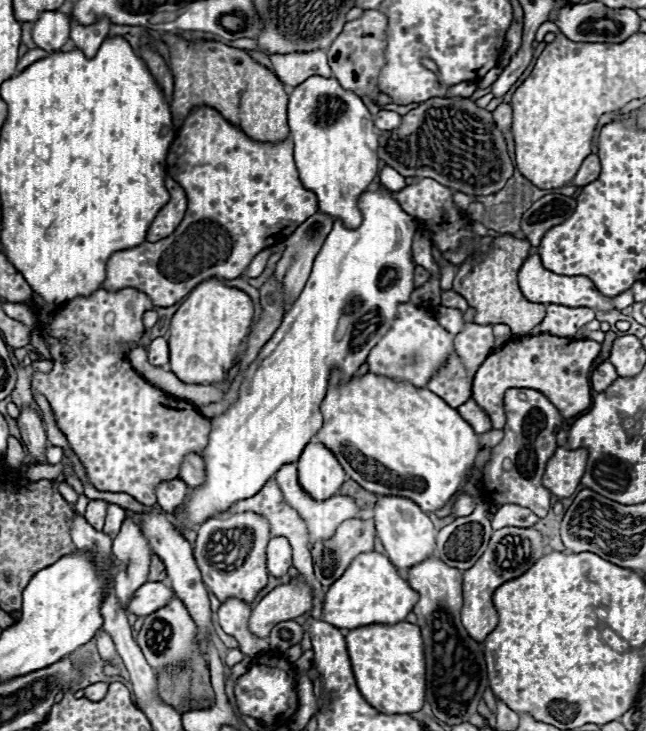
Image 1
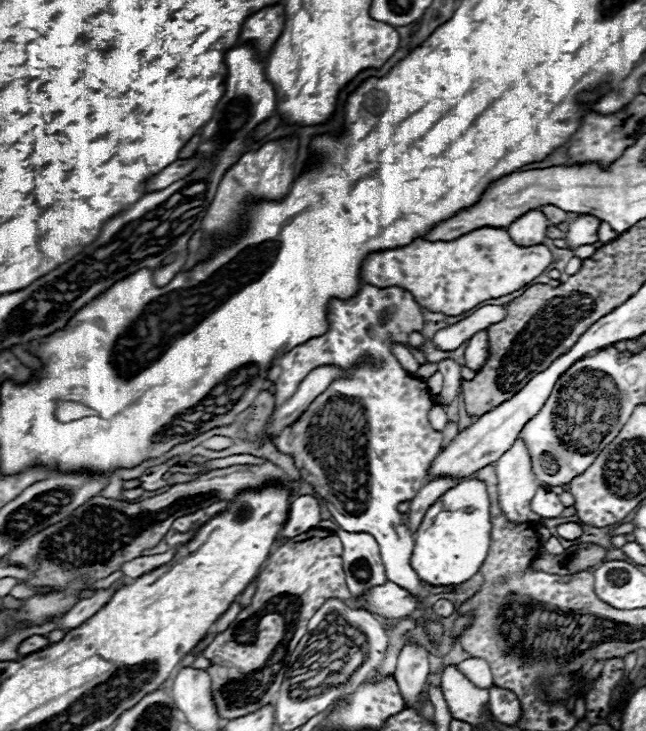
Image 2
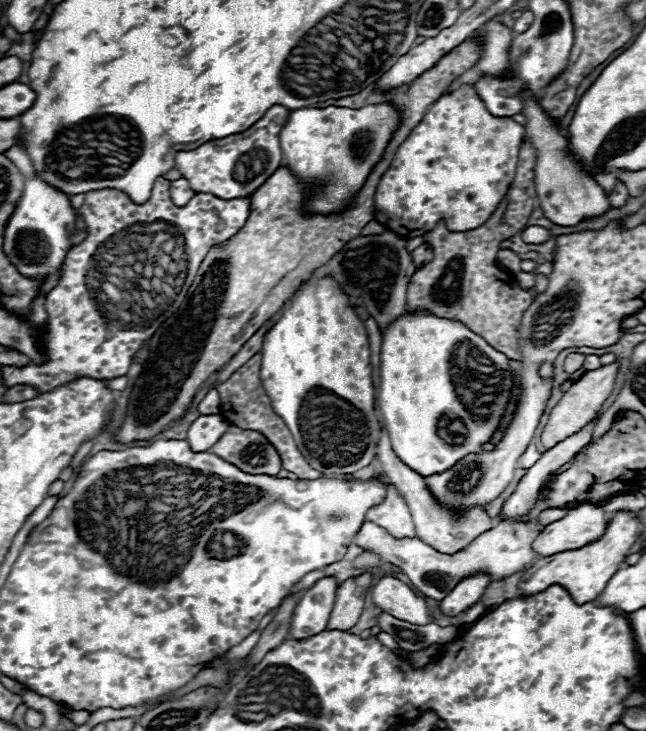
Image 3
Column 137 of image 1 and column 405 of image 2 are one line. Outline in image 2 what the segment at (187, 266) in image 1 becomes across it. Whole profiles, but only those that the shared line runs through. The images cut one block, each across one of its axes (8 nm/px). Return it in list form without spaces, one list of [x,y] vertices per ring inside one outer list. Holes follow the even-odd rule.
[[[478,228],[450,242],[418,238],[402,248],[374,252],[364,260],[362,280],[378,288],[400,286],[412,292],[422,308],[446,316],[458,316],[488,298],[500,298],[524,288],[540,276],[550,262],[552,252],[542,244],[522,248],[512,242],[504,228]]]

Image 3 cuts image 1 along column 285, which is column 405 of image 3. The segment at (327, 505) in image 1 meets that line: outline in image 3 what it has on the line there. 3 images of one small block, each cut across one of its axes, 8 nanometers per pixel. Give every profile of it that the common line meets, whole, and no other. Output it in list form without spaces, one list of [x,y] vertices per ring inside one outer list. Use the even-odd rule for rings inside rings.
[[[382,426],[380,440],[378,440],[378,460],[380,460],[382,470],[384,470],[386,476],[390,478],[390,482],[392,482],[392,484],[400,490],[400,494],[404,496],[404,500],[406,500],[406,504],[408,504],[408,508],[410,508],[412,520],[414,520],[414,524],[416,524],[416,536],[418,536],[422,542],[426,542],[426,544],[430,544],[432,548],[436,548],[438,552],[456,554],[456,552],[464,550],[472,540],[476,540],[476,536],[484,534],[486,530],[490,530],[490,528],[494,526],[492,518],[488,518],[488,514],[484,512],[484,508],[474,508],[474,510],[468,514],[468,518],[466,518],[464,522],[456,522],[448,512],[440,510],[440,508],[434,504],[434,500],[432,500],[432,496],[430,496],[430,492],[428,492],[426,484],[424,484],[424,478],[422,478],[420,474],[416,474],[414,470],[410,470],[406,464],[402,464],[400,458],[394,454],[394,450],[392,450],[392,446],[390,446],[388,432],[386,432],[384,426]]]

